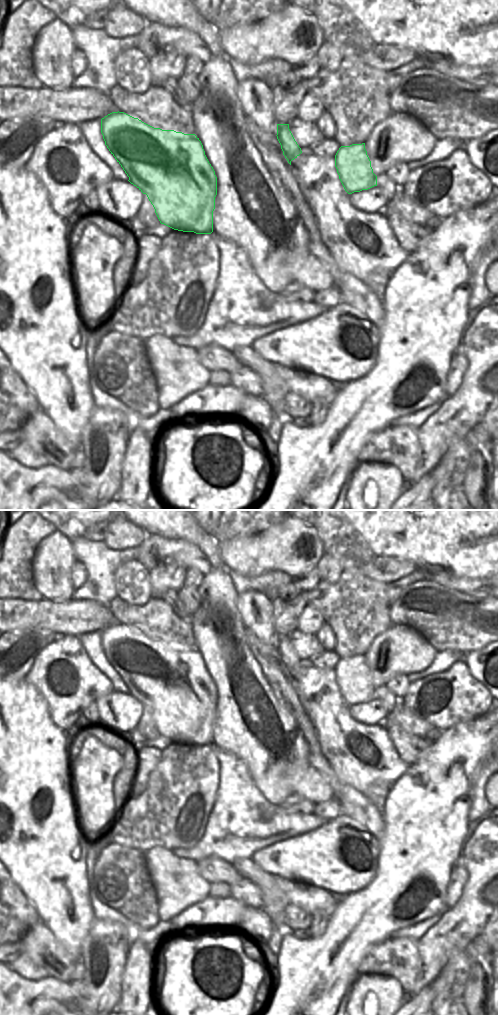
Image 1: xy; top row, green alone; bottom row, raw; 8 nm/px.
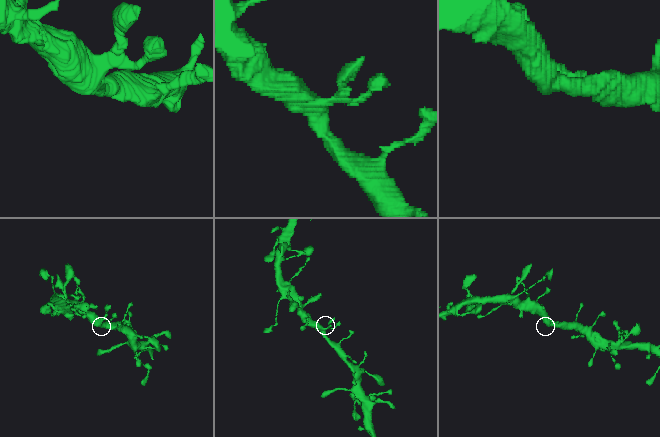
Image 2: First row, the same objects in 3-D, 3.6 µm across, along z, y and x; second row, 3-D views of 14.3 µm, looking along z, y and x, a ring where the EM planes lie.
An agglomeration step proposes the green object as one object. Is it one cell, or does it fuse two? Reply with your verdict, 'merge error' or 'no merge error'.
no merge error

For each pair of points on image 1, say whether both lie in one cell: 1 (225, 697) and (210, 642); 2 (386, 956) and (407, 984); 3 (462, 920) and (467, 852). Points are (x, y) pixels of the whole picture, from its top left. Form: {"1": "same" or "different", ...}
{"1": "same", "2": "same", "3": "same"}

